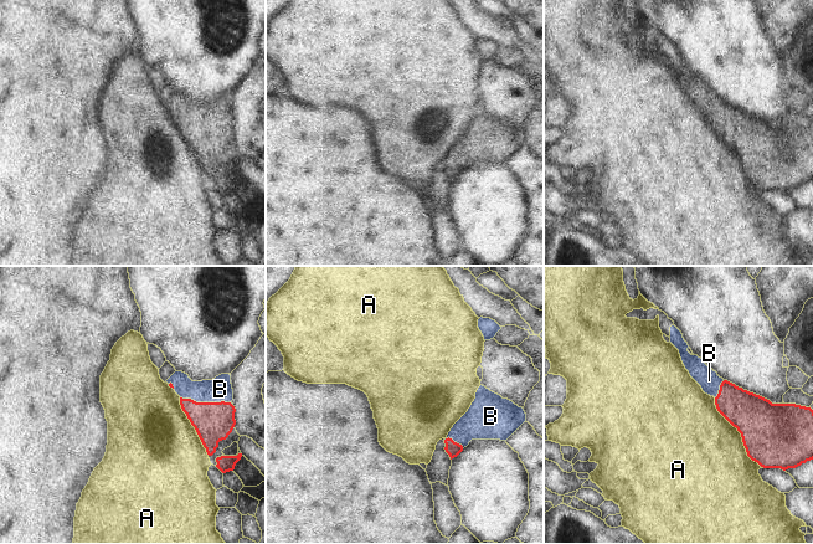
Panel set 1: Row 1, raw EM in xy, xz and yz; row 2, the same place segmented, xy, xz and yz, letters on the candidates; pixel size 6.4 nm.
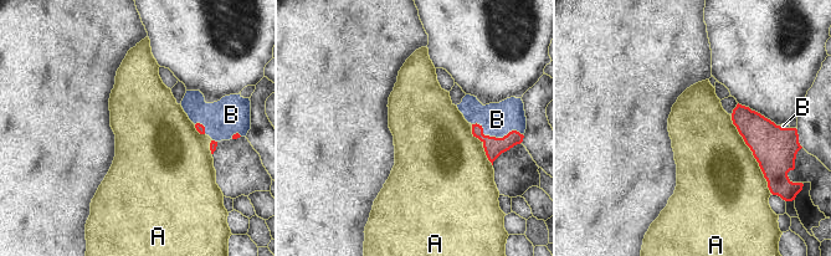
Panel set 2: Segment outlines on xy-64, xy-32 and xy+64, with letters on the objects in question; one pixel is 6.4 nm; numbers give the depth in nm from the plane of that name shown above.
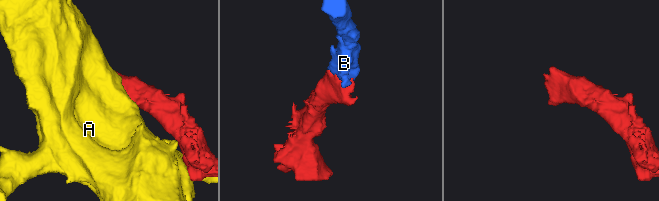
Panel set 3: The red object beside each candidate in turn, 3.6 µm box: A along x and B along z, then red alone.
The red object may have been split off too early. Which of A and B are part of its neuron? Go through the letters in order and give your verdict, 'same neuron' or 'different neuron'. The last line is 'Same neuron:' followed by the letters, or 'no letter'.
A: different neuron
B: same neuron
Same neuron: B

